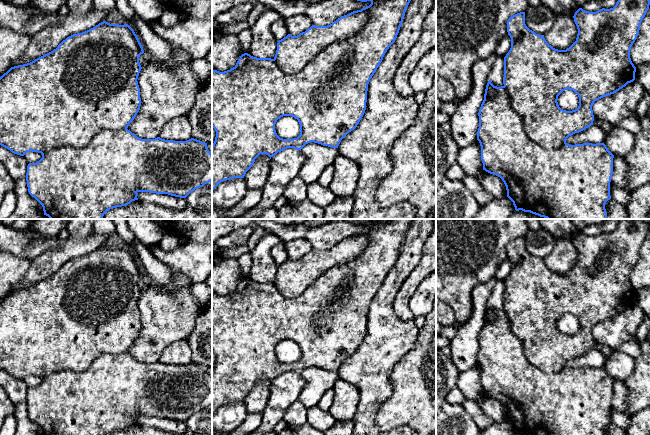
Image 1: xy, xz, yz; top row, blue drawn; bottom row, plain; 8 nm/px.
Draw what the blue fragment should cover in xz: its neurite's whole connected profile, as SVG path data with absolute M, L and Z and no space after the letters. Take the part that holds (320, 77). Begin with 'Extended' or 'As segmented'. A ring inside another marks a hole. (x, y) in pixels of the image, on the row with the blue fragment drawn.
As segmented. M357 0L361 2L370 1L371 4L361 10L353 11L347 15L341 16L332 24L327 26L312 25L305 32L297 36L288 34L277 43L275 57L257 58L248 53L244 53L238 59L236 65L230 70L219 72L212 70L212 127L216 131L215 141L212 145L212 191L223 181L244 178L246 172L252 167L255 159L260 154L266 154L270 159L278 152L287 148L300 150L308 143L314 142L323 146L338 148L341 140L352 130L354 130L362 119L367 102L368 84L389 47L395 42L400 27L405 16L406 9L411 0ZM283 116L292 116L300 124L300 135L293 139L280 138L275 130L275 124Z

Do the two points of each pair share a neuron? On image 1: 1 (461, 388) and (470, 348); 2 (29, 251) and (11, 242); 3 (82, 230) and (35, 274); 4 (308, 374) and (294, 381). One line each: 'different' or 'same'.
1: same
2: same
3: different
4: different

